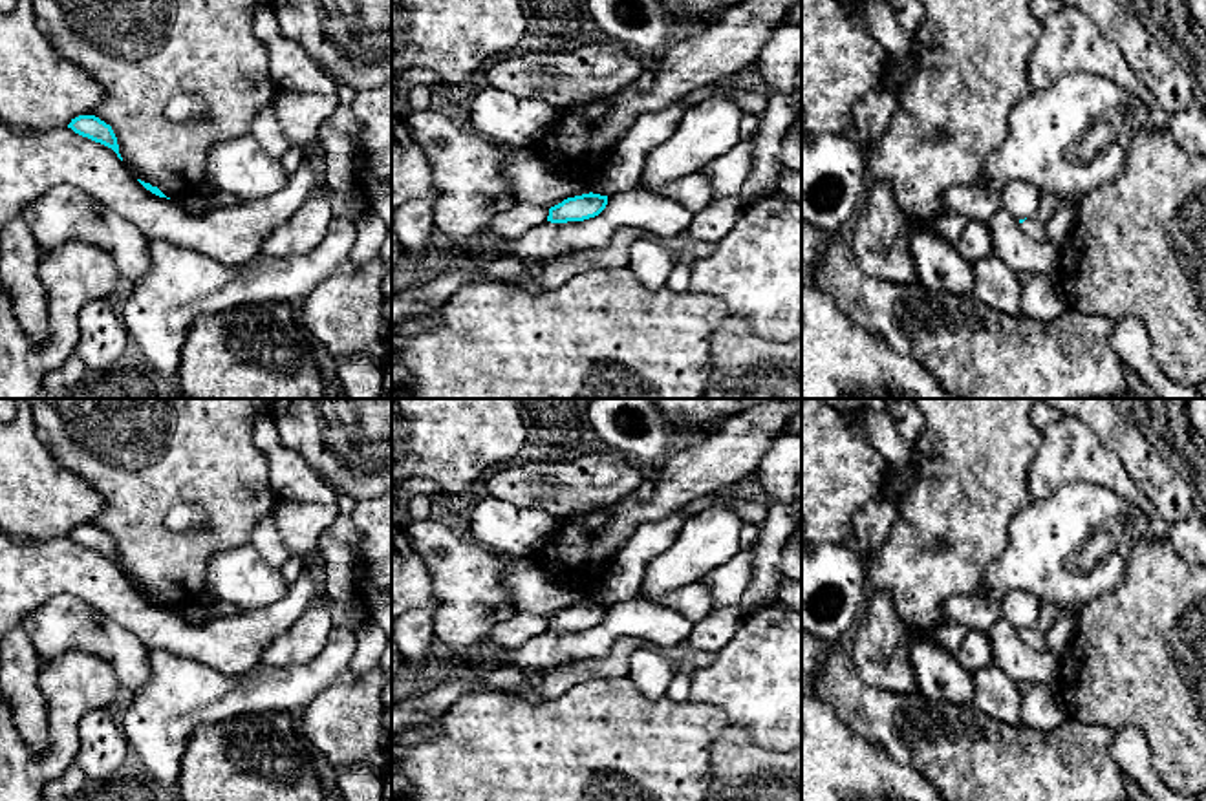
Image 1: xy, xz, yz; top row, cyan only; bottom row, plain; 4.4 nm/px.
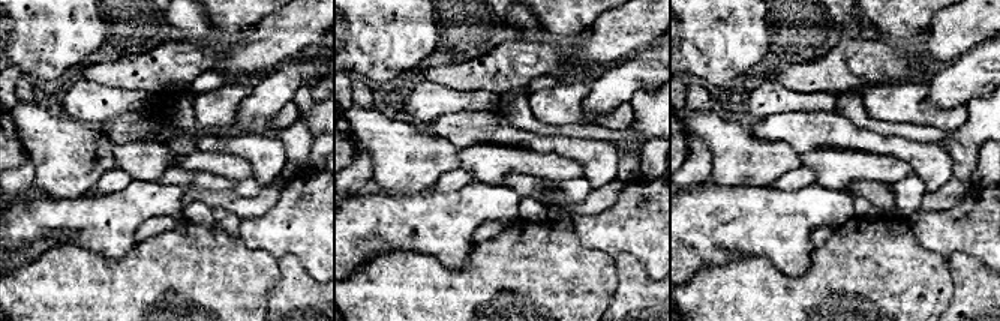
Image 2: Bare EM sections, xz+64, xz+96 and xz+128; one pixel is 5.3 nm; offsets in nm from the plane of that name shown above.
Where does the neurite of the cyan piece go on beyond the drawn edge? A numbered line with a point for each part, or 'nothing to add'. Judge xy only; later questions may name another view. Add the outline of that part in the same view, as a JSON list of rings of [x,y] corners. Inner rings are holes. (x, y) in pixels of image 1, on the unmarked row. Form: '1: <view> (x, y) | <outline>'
nothing to add

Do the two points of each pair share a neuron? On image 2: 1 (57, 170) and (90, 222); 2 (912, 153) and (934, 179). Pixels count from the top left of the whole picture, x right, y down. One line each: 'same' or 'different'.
1: different
2: same

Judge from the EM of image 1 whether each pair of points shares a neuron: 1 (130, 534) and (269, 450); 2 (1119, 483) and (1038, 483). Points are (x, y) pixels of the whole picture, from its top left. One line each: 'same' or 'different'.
1: different
2: same

